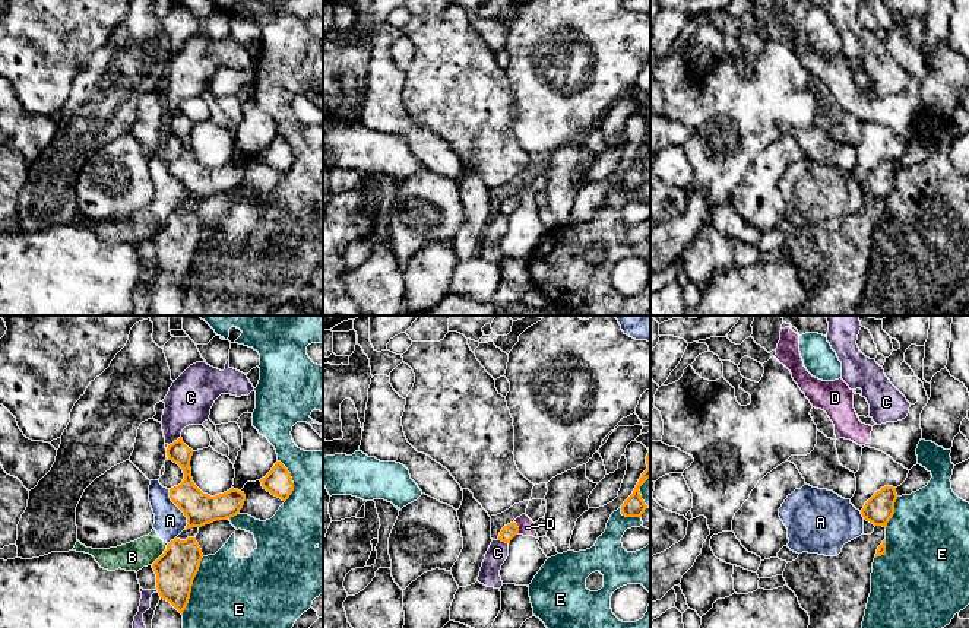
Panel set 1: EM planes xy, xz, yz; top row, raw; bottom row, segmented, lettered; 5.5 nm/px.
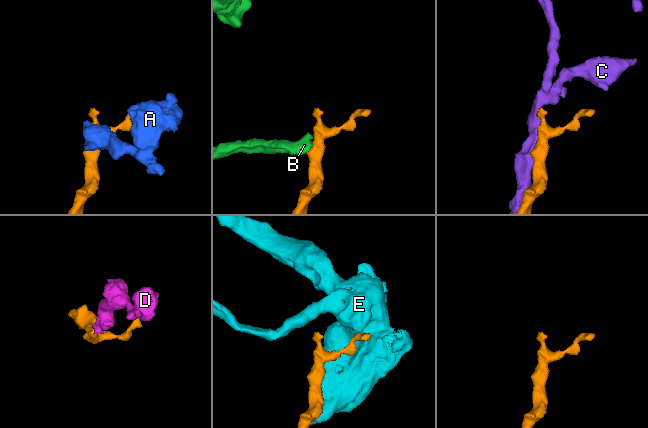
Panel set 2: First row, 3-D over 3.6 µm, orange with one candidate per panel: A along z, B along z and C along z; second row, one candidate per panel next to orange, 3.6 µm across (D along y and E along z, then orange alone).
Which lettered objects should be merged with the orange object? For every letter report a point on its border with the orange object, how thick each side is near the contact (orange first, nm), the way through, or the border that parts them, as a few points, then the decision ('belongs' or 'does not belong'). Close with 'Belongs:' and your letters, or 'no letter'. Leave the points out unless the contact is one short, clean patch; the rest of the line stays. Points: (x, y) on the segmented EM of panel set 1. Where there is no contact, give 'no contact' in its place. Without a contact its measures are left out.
A: xy (180, 508) | 180/170 nm | along xy (168, 489), (170, 500), (186, 517), (184, 529) | does not belong
B: xy (162, 554) | 220/160 nm | along xy (168, 544), (151, 564) | does not belong
C: xy (174, 441) | 120/260 nm | does not belong
D: xz (518, 527) | 80/90 nm | along xz (515, 522), (518, 533) | does not belong
E: xy (192, 584) | 220/400 nm | does not belong
Belongs: no letter

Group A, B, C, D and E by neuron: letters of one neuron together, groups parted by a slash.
A B / C / D / E

